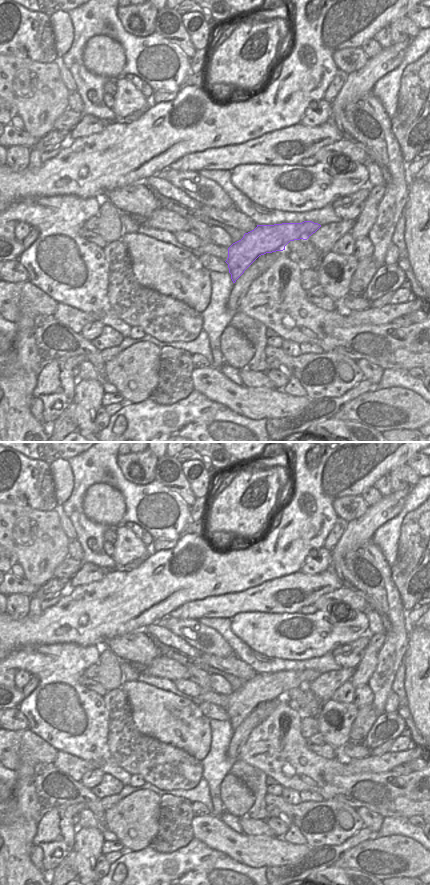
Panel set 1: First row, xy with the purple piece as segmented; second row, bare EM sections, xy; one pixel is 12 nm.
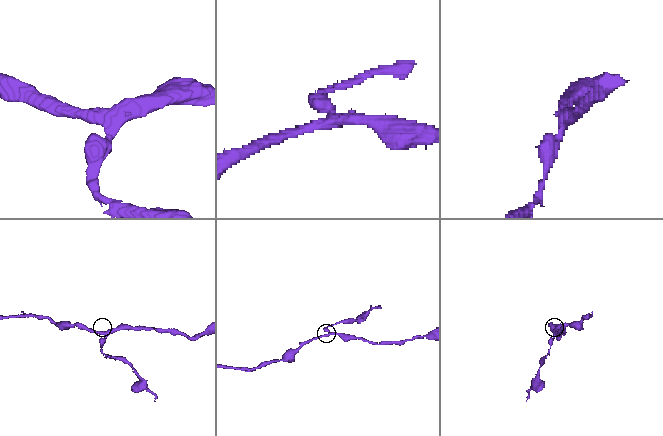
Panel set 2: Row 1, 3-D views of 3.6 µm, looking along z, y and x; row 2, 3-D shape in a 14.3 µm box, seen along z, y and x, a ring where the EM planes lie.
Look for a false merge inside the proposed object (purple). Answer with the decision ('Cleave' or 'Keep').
Keep.

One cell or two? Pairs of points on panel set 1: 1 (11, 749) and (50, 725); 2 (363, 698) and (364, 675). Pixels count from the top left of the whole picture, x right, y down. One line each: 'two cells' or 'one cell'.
1: two cells
2: two cells

